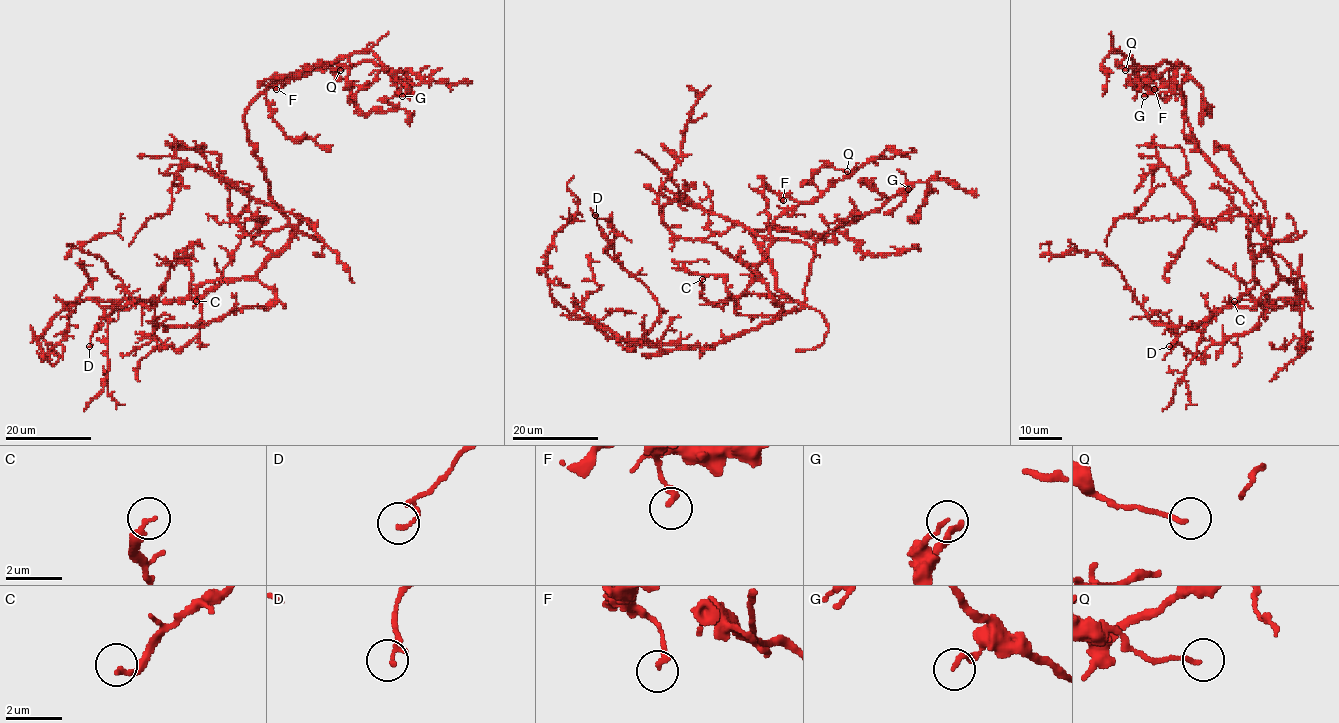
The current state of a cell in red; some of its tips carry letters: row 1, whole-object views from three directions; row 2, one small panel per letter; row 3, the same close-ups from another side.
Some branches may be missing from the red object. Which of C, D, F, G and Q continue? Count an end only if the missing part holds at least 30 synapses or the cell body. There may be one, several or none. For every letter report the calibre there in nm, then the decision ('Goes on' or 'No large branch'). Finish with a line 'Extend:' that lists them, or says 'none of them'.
C: Thickness 260 nm. No large branch
D: Thickness 130 nm. No large branch
F: Thickness 240 nm. No large branch
G: Thickness 150 nm. No large branch
Q: Thickness 140 nm. No large branch
Extend: none of them

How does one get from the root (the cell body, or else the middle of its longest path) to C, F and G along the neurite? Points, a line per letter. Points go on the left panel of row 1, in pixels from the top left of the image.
C: (287, 243), (294, 231), (287, 225), (244, 235), (223, 274), (194, 290), (196, 301)
F: (287, 243), (293, 226), (270, 194), (245, 125), (247, 107), (270, 85), (291, 78), (278, 76), (276, 89)
G: (287, 243), (294, 229), (247, 136), (247, 107), (290, 75), (361, 62), (406, 82), (402, 96)

